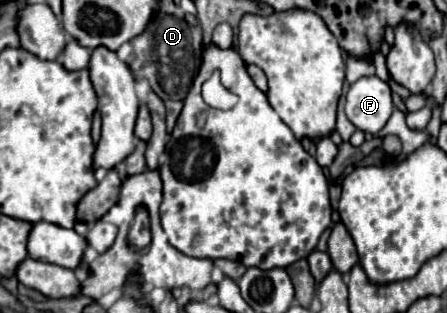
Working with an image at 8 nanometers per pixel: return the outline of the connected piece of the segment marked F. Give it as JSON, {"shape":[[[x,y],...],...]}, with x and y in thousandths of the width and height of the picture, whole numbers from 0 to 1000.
{"shape":[[[843,240],[808,246],[776,291],[772,361],[799,412],[834,431],[848,425],[879,361],[870,272]]]}

